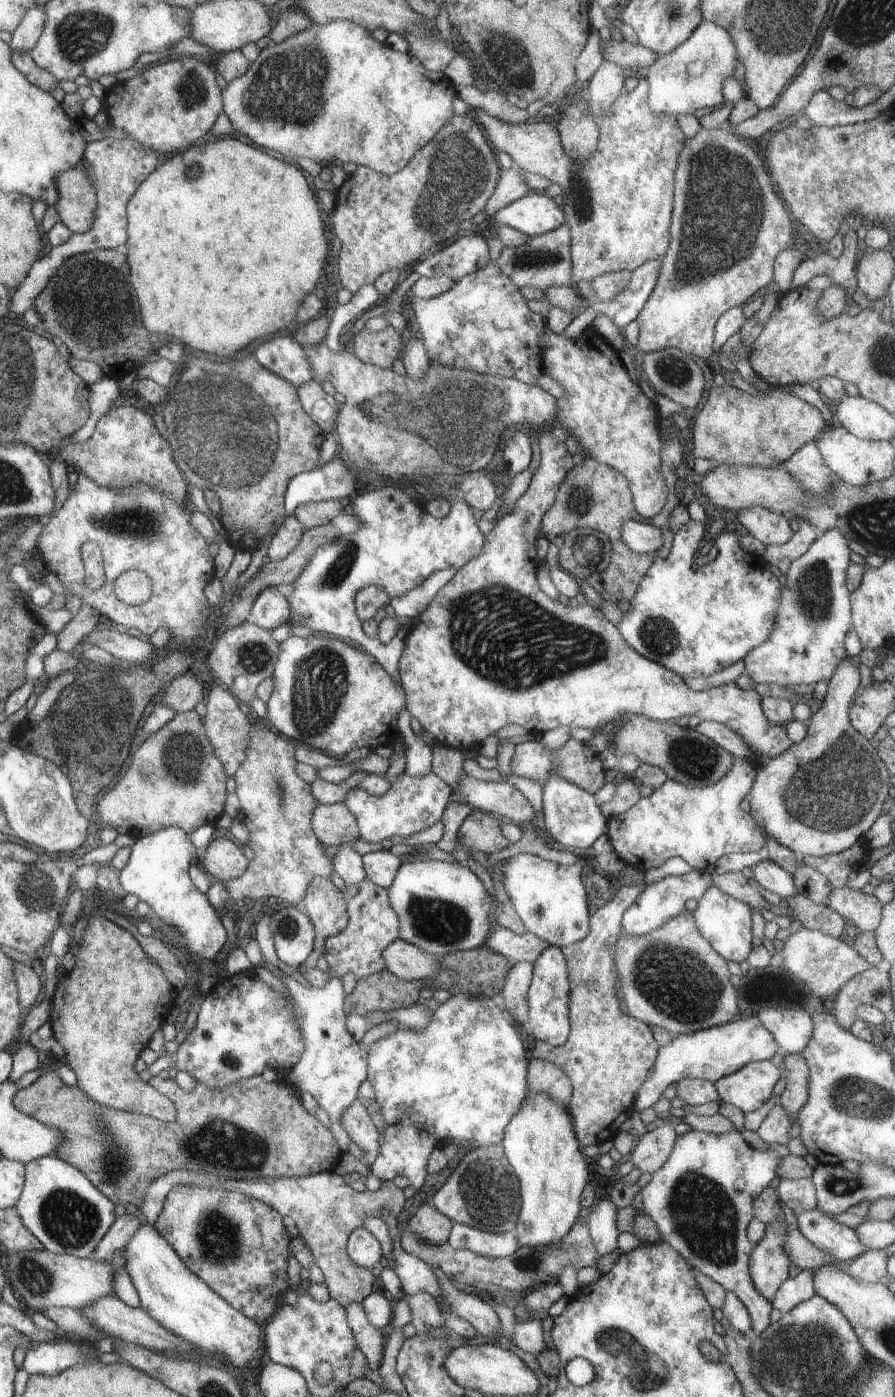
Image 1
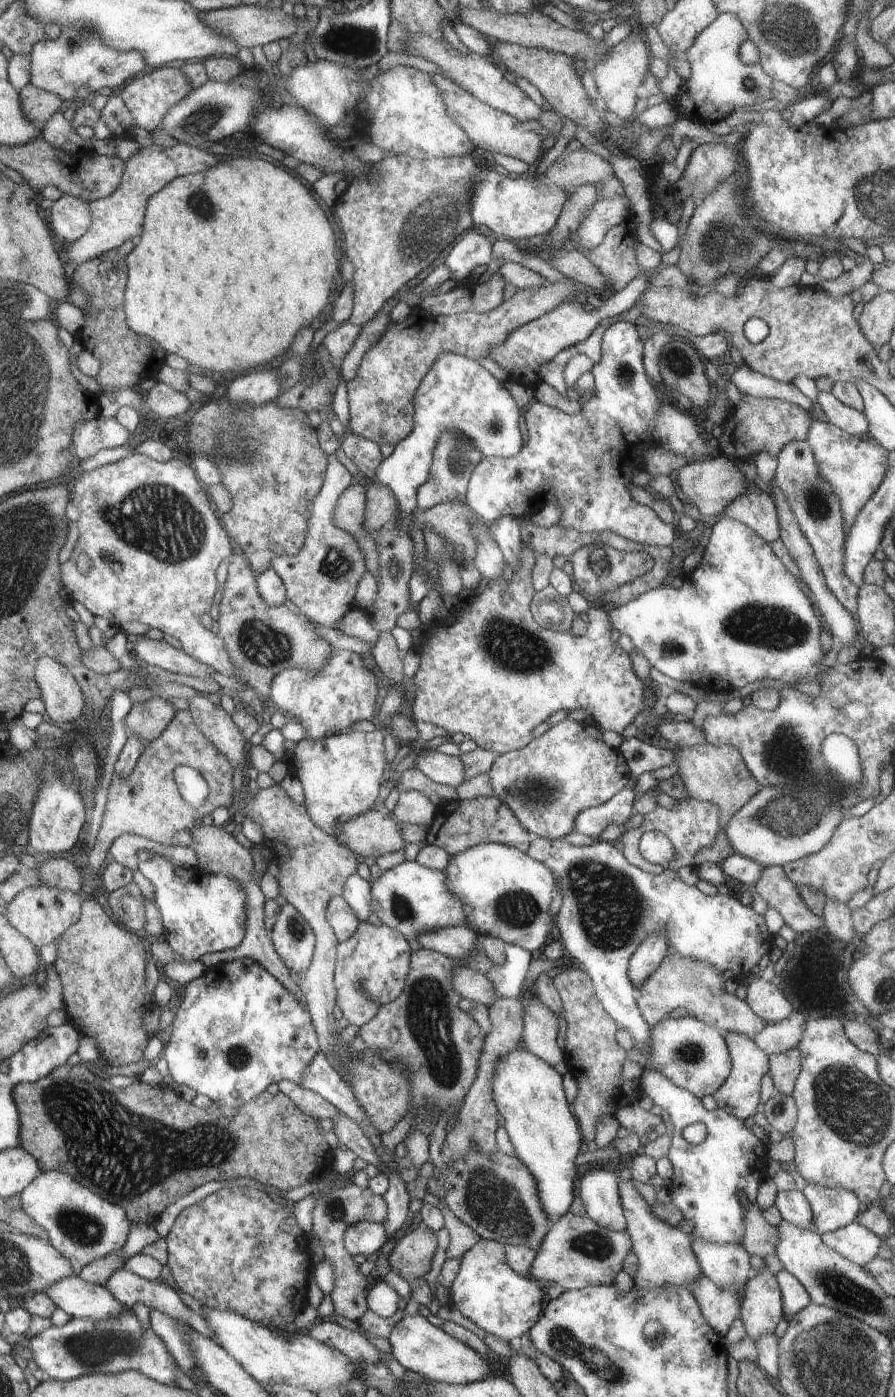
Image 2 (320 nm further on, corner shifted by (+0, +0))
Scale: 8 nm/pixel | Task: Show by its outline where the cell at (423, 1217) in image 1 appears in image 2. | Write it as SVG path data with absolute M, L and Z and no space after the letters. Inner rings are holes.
M423 1224L415 1230L400 1233L389 1256L391 1270L405 1280L422 1279L430 1270L437 1248L432 1232Z

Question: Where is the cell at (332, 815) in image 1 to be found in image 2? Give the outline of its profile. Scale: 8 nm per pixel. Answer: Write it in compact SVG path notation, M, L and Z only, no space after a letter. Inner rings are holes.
M383 810L367 811L339 825L341 834L337 838L351 851L355 851L361 859L365 856L377 859L388 853L397 853L407 845L402 837L401 823Z

